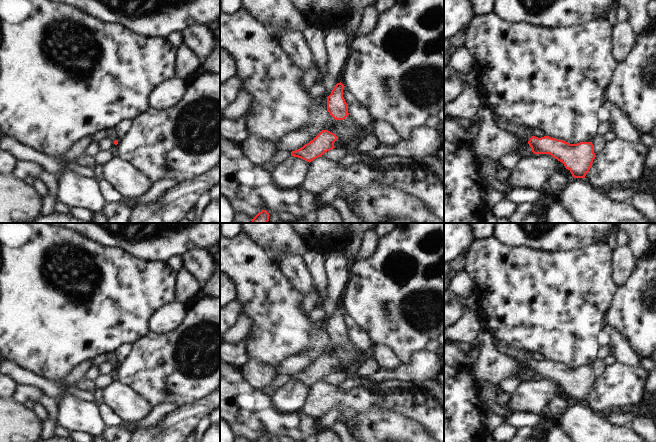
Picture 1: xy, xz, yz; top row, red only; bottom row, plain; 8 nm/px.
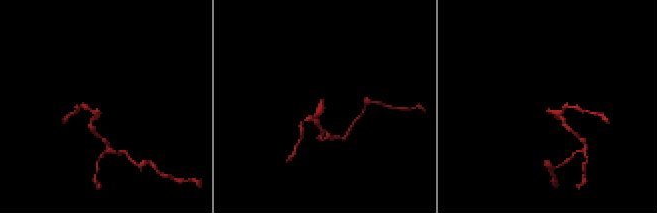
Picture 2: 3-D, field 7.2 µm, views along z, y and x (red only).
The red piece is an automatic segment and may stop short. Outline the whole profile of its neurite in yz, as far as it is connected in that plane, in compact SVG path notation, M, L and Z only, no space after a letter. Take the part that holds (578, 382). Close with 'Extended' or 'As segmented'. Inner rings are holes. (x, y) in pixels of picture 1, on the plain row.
M508 348L506 355L521 366L527 366L534 378L550 378L562 386L574 402L585 402L596 381L592 366L570 368L549 360L538 362L512 348Z. Extended.

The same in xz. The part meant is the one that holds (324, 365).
M322 354L312 365L305 368L298 374L292 375L291 380L301 382L307 386L311 386L318 381L332 374L334 366L337 364L337 360L328 355Z. As segmented.

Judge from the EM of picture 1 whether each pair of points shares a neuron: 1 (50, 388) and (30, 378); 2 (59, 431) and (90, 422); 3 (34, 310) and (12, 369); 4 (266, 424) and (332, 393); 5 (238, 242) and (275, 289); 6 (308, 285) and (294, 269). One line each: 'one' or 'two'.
1: one
2: two
3: two
4: two
5: one
6: one

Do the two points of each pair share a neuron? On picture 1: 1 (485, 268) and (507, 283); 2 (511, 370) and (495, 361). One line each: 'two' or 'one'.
1: one
2: one

